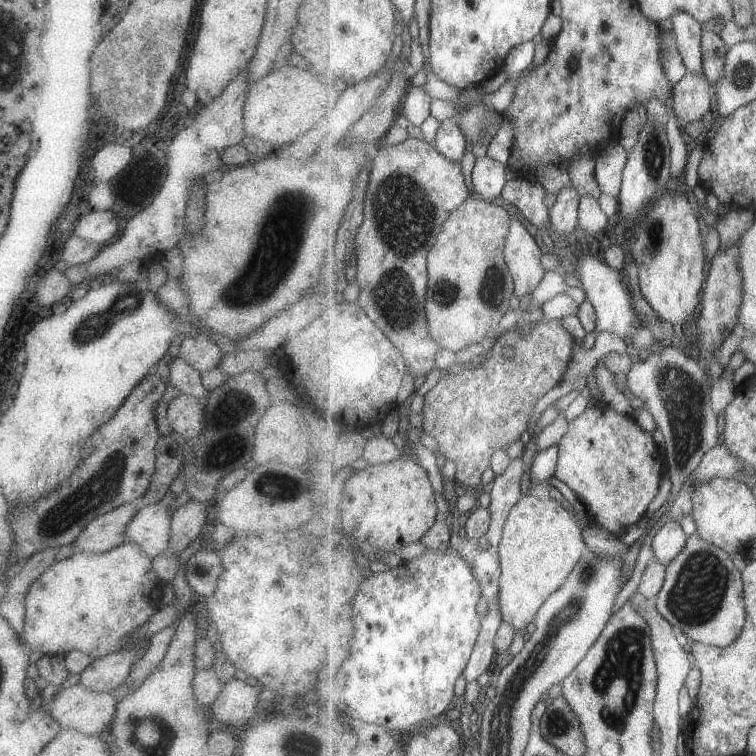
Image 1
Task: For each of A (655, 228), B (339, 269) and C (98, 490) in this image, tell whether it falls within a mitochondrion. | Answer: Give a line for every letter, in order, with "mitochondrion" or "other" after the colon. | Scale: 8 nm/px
A: mitochondrion
B: other
C: mitochondrion

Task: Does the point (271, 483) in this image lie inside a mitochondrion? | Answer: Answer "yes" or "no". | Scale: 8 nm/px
yes

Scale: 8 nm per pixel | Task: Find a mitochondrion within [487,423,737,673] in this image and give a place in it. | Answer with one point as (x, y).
(695, 596)

